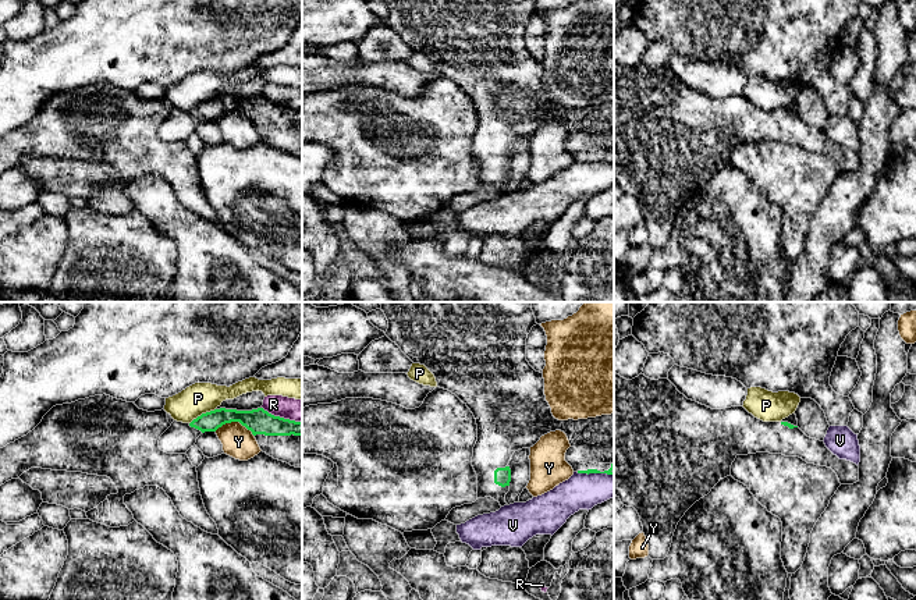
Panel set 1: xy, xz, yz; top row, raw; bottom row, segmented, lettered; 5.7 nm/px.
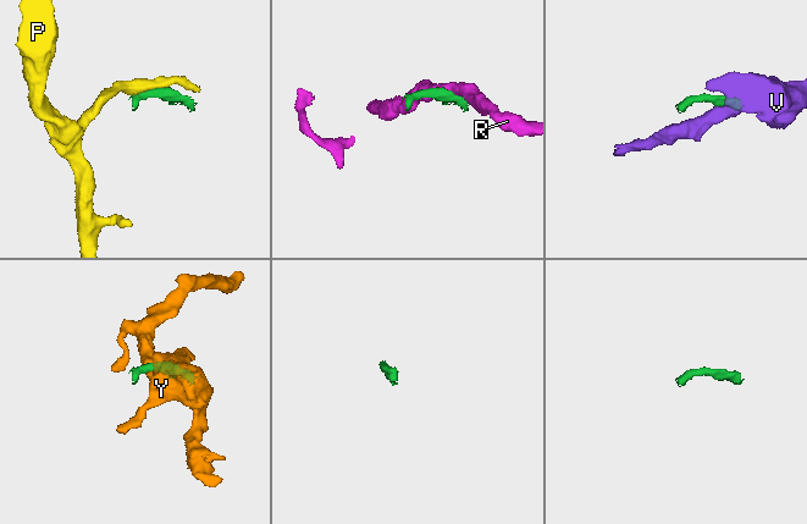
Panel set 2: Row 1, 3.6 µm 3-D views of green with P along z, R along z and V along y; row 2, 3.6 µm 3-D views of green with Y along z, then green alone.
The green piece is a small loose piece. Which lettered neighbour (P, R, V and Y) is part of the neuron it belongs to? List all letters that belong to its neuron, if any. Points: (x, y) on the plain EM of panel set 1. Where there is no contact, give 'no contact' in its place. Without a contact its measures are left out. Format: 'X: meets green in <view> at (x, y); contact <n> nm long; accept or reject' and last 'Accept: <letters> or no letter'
P: meets green in xy at (202, 102); contact 180 nm long; reject
R: meets green in xy at (281, 106); contact 240 nm long; reject
V: meets green in xz at (595, 160); contact 220 nm long; reject
Y: meets green in xy at (235, 109); contact 240 nm long; reject
Accept: no letter

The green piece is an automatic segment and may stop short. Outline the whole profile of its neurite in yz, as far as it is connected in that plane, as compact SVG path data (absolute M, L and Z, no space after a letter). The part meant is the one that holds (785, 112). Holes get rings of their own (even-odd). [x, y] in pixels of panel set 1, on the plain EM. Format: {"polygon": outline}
{"polygon": "M614 60L614 181L626 195L633 195L643 214L652 248L664 248L672 224L685 200L714 174L731 163L731 153L738 143L756 141L799 145L807 152L831 156L841 173L859 170L859 155L839 148L824 129L807 125L798 114L788 110L763 110L743 95L711 97L681 82L668 67L652 68L639 63L626 68Z"}

